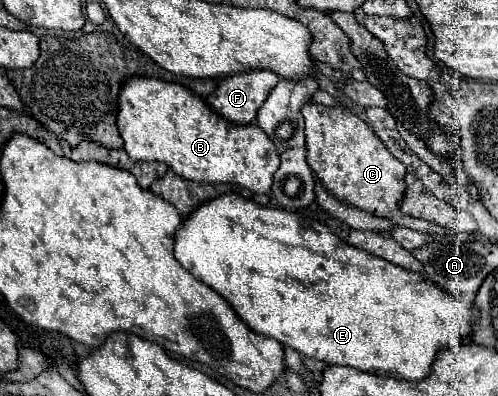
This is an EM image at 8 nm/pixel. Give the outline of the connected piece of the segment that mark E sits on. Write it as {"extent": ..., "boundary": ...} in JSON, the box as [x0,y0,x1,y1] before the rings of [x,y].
{"extent":[175,194,477,380],"boundary":[[[225,194],[219,198],[213,198],[205,204],[201,204],[201,208],[197,208],[189,218],[185,218],[183,226],[177,232],[177,240],[175,240],[175,258],[179,260],[179,264],[193,274],[197,280],[201,280],[203,284],[207,284],[209,288],[213,288],[217,294],[221,294],[231,308],[235,310],[235,314],[249,326],[253,328],[253,332],[269,336],[279,340],[283,346],[291,346],[295,348],[299,354],[307,356],[307,358],[315,358],[321,360],[325,364],[341,364],[341,366],[353,366],[357,370],[365,370],[369,374],[377,374],[377,376],[393,376],[393,378],[401,378],[401,380],[423,380],[431,374],[431,364],[437,356],[439,350],[451,348],[451,346],[461,346],[463,340],[467,336],[471,336],[473,324],[477,322],[477,306],[473,304],[473,300],[465,300],[463,294],[451,294],[447,290],[443,290],[441,286],[437,286],[435,282],[429,282],[427,278],[423,278],[419,272],[411,272],[405,268],[399,268],[379,256],[373,256],[365,250],[353,248],[351,244],[343,242],[341,238],[337,238],[327,226],[309,220],[301,214],[293,214],[293,212],[285,212],[281,208],[273,208],[273,206],[259,206],[251,200],[245,200],[237,194]]]}

